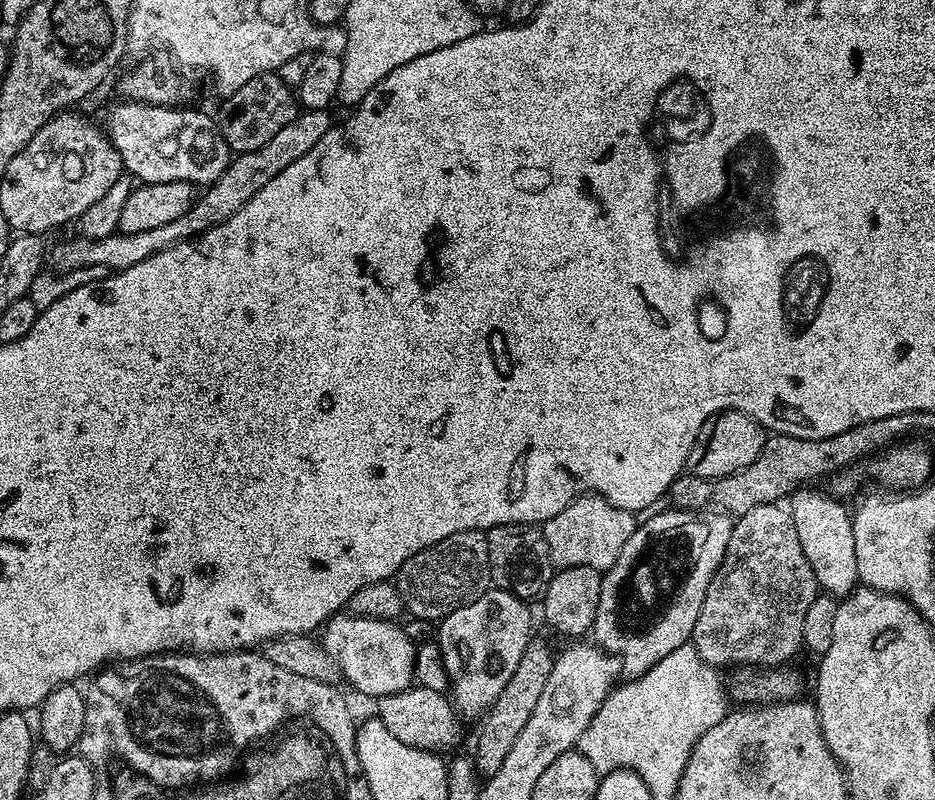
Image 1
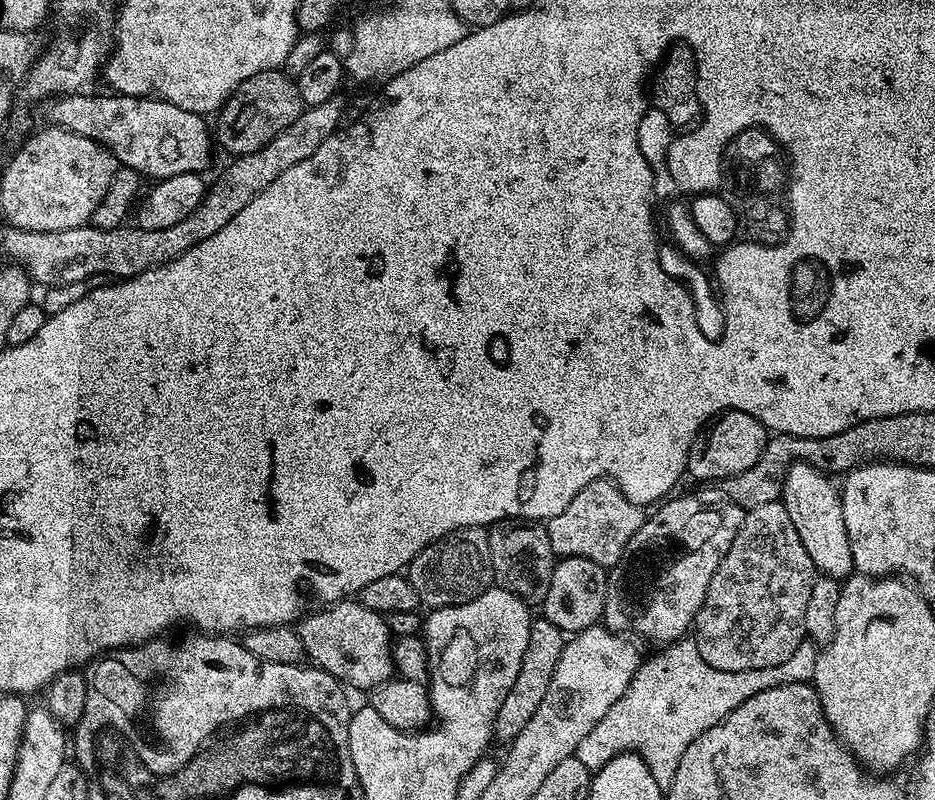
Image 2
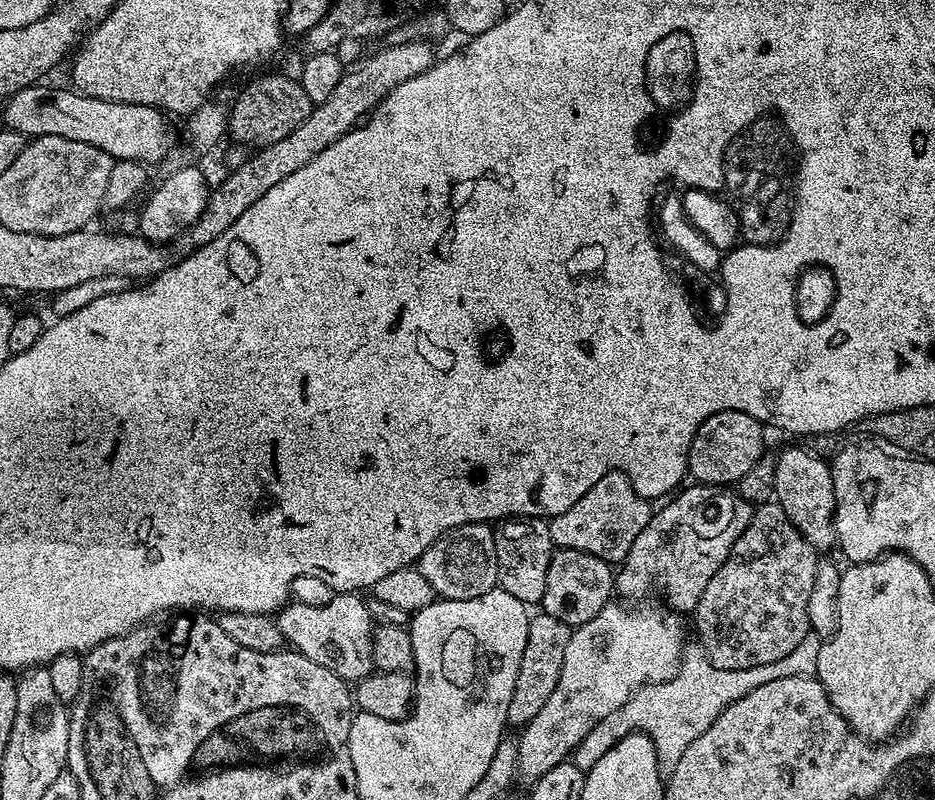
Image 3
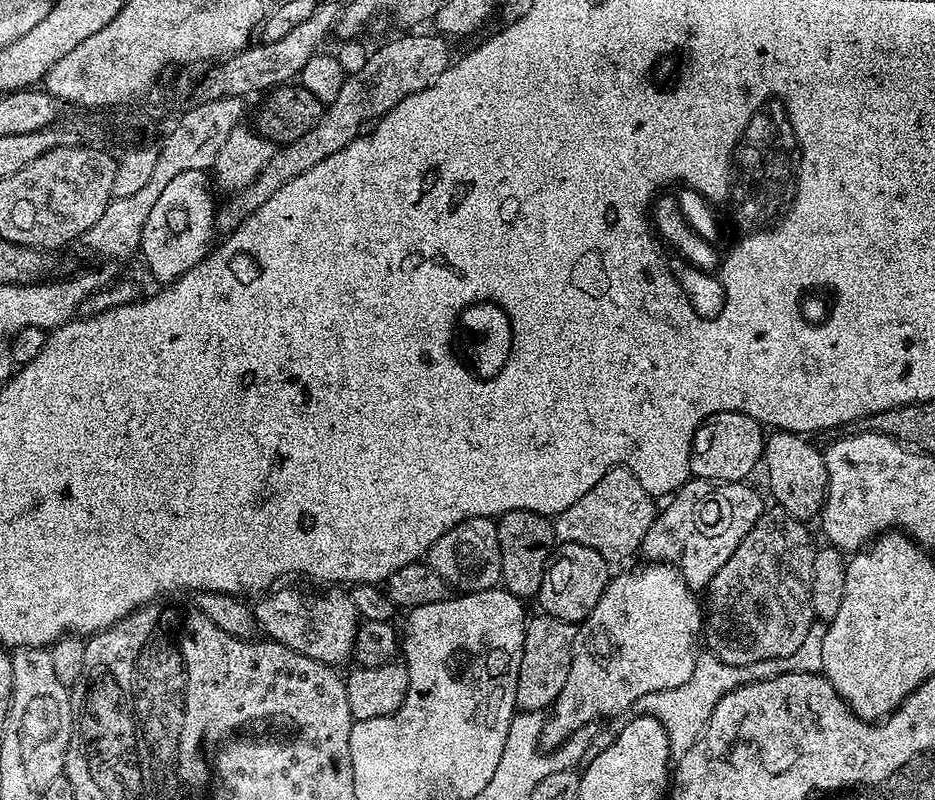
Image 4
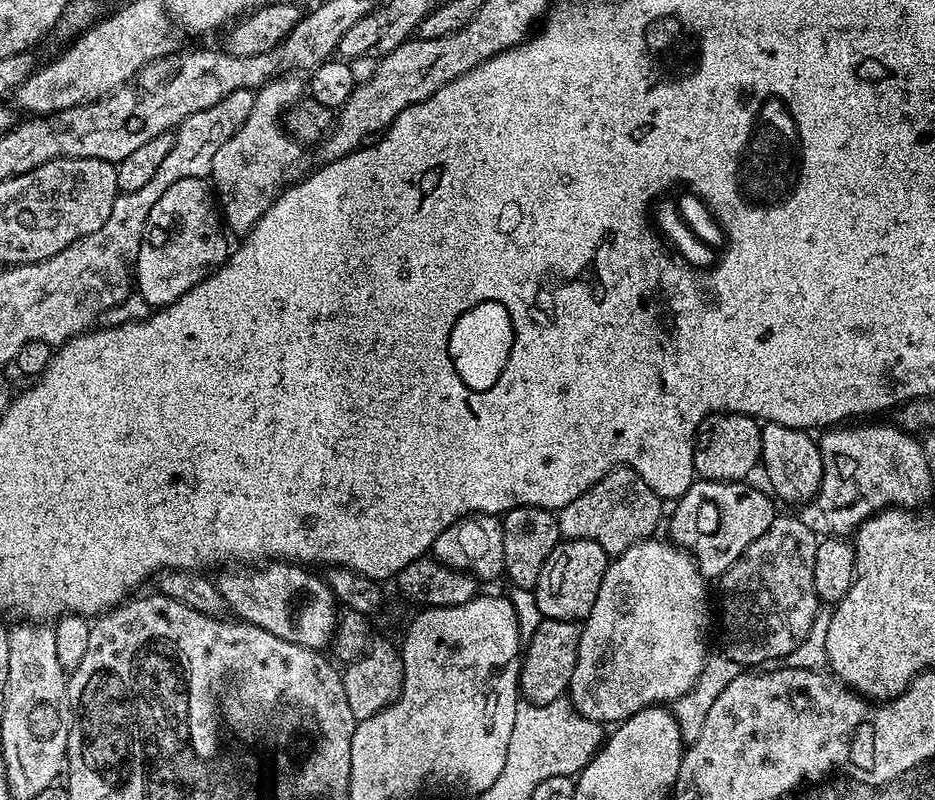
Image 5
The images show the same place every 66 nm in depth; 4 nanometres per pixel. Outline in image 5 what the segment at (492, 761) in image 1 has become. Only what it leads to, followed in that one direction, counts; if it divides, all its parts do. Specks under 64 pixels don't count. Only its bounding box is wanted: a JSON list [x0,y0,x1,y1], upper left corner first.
[519,619,581,704]

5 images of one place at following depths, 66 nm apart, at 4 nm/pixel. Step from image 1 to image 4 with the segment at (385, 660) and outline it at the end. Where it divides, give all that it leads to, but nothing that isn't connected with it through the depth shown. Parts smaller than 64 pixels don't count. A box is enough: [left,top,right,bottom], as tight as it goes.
[254,587,358,666]

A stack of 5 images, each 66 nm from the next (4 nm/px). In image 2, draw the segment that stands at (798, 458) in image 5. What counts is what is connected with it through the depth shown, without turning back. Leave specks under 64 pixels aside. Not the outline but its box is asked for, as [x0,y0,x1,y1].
[782,462,854,581]

